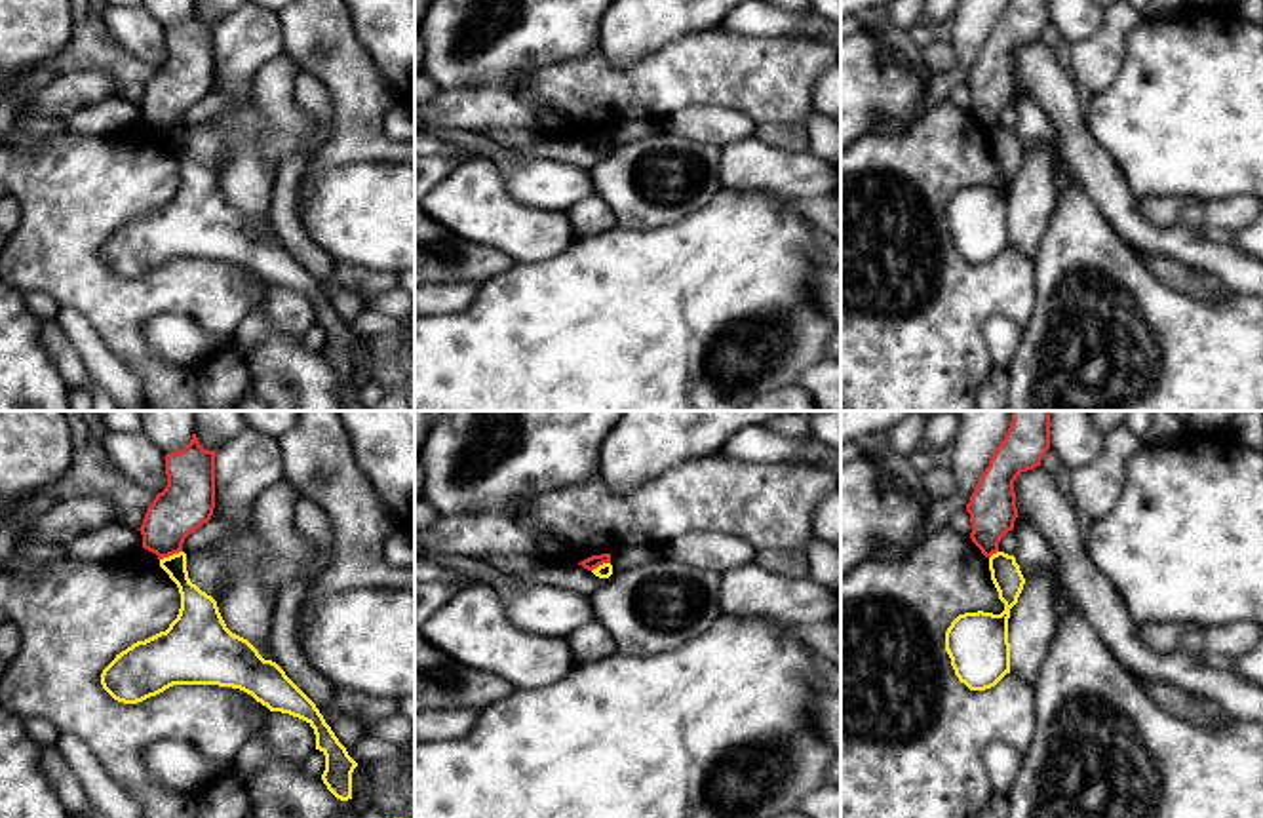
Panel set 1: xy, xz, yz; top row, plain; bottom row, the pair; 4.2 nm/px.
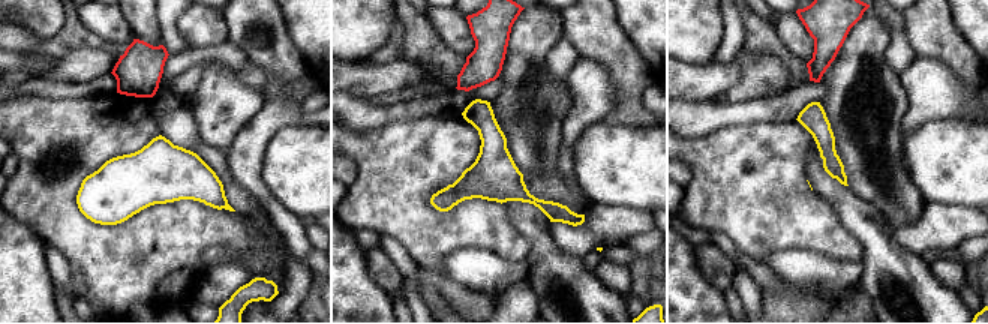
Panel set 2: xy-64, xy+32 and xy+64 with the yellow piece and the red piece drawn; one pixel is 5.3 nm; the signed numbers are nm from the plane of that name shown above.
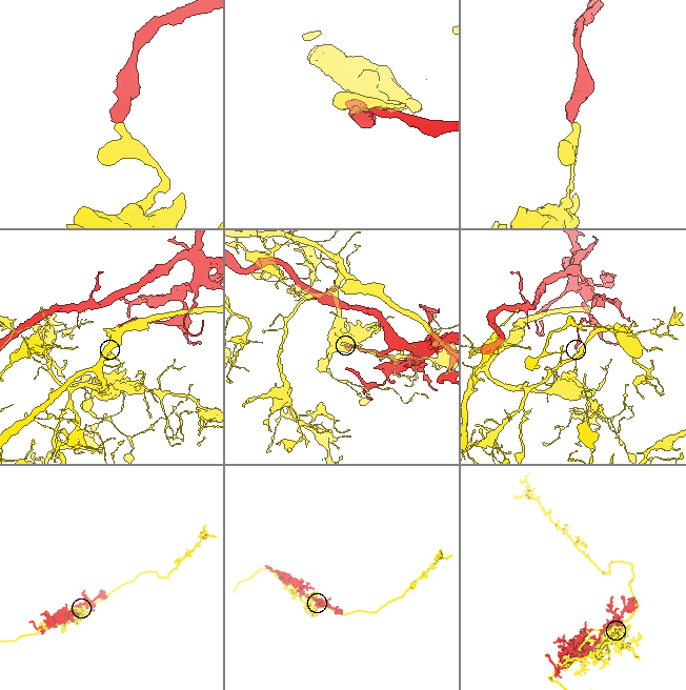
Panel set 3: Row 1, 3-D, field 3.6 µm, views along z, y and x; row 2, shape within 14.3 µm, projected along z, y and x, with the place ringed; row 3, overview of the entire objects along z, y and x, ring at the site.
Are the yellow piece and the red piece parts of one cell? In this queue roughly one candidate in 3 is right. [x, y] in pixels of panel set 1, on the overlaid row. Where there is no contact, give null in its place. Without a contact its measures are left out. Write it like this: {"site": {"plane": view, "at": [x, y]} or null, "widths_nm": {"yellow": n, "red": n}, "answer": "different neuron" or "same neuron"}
{"site": {"plane": "xy", "at": [170, 556]}, "widths_nm": {"yellow": 140, "red": 220}, "answer": "different neuron"}

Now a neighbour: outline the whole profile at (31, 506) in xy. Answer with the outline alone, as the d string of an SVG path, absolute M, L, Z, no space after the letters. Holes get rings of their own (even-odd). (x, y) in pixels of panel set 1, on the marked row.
M36 493L11 504L11 519L0 527L0 569L19 576L38 576L42 563L19 557L13 548L23 533L23 523L48 512L59 498L51 493Z

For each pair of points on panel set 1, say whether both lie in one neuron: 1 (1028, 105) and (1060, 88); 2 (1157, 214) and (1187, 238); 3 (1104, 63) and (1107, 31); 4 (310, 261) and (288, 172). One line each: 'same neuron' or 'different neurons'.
1: different neurons
2: different neurons
3: same neuron
4: same neuron

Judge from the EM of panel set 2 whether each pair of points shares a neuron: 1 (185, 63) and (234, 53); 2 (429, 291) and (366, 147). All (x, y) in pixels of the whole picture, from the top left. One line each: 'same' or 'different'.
1: same
2: different

